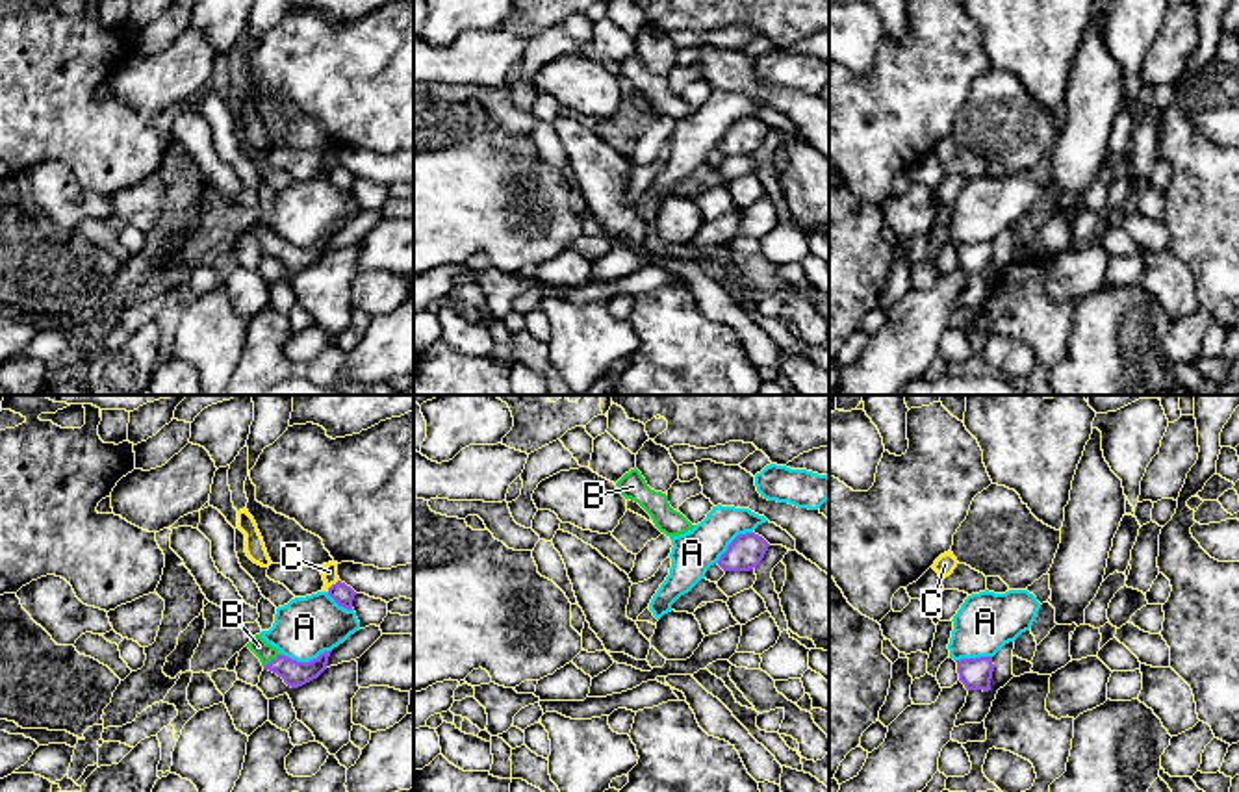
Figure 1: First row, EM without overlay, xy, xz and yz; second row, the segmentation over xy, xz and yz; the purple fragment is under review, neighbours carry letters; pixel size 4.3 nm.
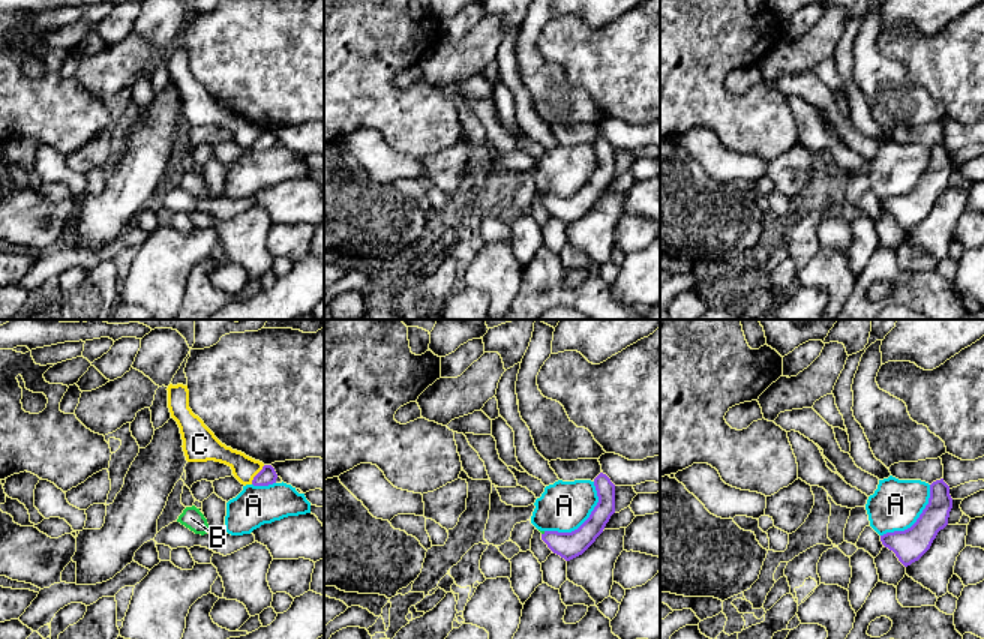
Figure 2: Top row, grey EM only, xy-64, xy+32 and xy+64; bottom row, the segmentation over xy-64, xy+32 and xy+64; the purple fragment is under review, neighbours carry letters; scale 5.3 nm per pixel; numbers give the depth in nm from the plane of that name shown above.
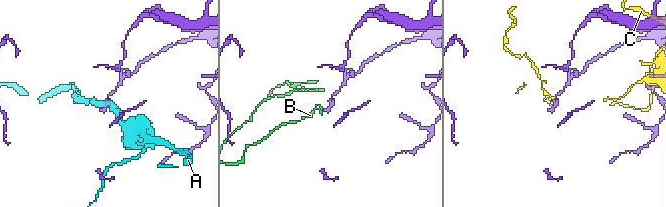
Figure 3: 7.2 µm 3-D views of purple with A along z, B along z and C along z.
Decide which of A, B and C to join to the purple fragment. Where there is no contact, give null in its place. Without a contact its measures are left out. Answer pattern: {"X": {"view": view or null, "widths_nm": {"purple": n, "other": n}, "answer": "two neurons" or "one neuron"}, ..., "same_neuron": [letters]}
{"A": {"view": "xy", "widths_nm": {"purple": 110, "other": 260}, "answer": "two neurons"}, "B": {"view": "xy", "widths_nm": {"purple": 110, "other": 80}, "answer": "one neuron"}, "C": {"view": "xy", "widths_nm": {"purple": 90, "other": 70}, "answer": "two neurons"}, "same_neuron": ["B"]}

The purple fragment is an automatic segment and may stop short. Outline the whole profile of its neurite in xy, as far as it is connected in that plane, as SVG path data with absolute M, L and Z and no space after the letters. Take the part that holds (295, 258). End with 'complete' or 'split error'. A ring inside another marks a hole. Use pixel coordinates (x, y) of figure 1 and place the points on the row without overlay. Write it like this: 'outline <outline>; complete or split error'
outline M256 219L245 232L260 243L263 254L276 258L291 273L299 273L317 263L326 254L332 237L325 236L310 247L297 247L267 228L262 219Z; split error

